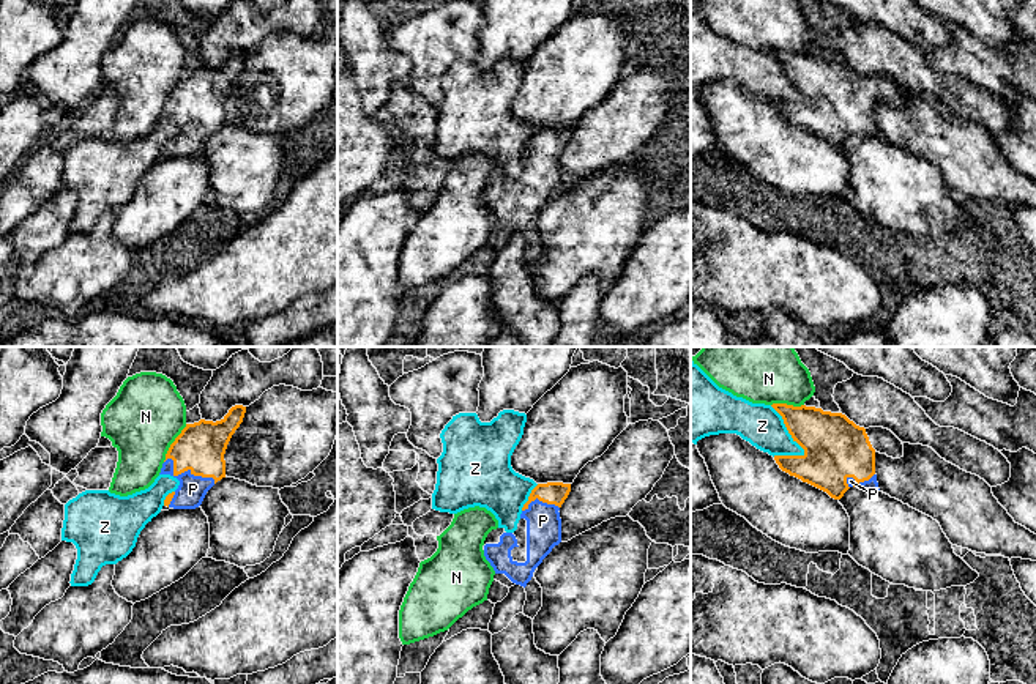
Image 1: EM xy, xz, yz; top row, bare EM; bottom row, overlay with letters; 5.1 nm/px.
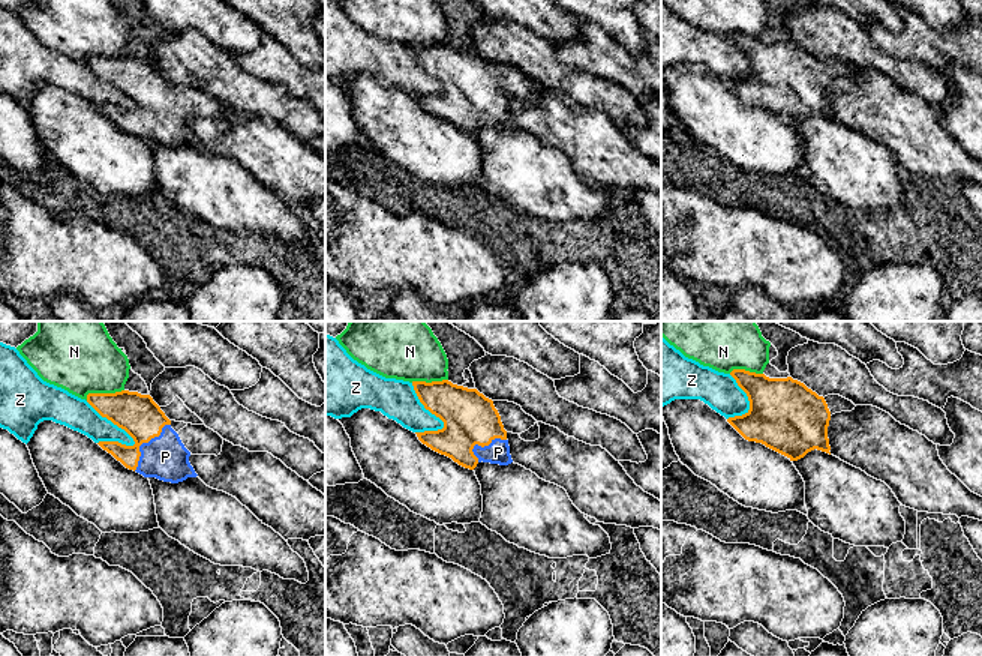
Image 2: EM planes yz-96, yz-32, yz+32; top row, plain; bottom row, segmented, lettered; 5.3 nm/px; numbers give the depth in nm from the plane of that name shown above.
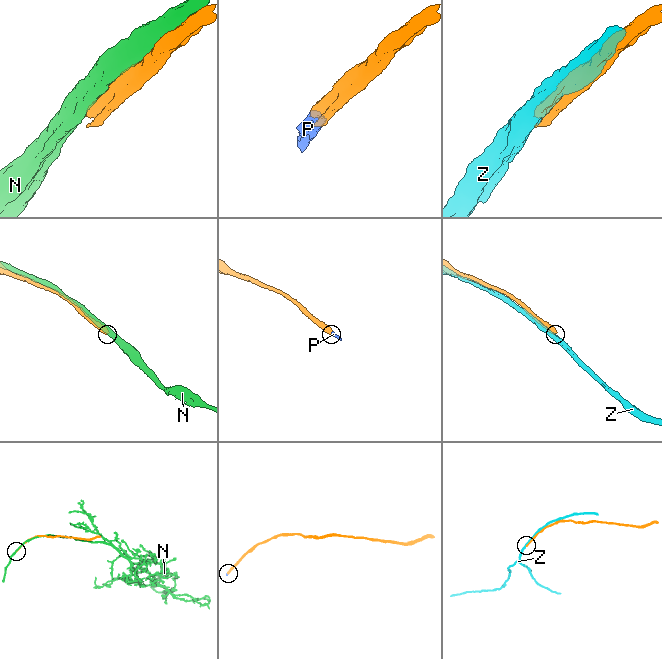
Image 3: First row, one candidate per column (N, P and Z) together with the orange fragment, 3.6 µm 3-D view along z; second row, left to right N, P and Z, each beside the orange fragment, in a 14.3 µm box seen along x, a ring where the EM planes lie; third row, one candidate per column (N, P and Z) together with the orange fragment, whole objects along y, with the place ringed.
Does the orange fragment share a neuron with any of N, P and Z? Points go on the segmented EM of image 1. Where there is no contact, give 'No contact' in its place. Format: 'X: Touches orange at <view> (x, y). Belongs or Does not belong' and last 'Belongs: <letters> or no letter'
N: Touches orange at xy (172, 443). Does not belong
P: Touches orange at xy (185, 470). Belongs
Z: Touches orange at yz (787, 429). Does not belong
Belongs: P

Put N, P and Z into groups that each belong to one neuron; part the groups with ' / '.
N / P / Z

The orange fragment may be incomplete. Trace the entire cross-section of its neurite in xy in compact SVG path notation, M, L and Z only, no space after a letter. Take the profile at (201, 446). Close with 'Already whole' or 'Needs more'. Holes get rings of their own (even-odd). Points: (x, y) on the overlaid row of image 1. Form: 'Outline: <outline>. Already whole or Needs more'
Outline: M235 405L221 421L186 424L170 444L159 473L180 481L178 489L166 496L164 506L196 509L207 492L225 478L224 454L244 413L246 407Z. Needs more

